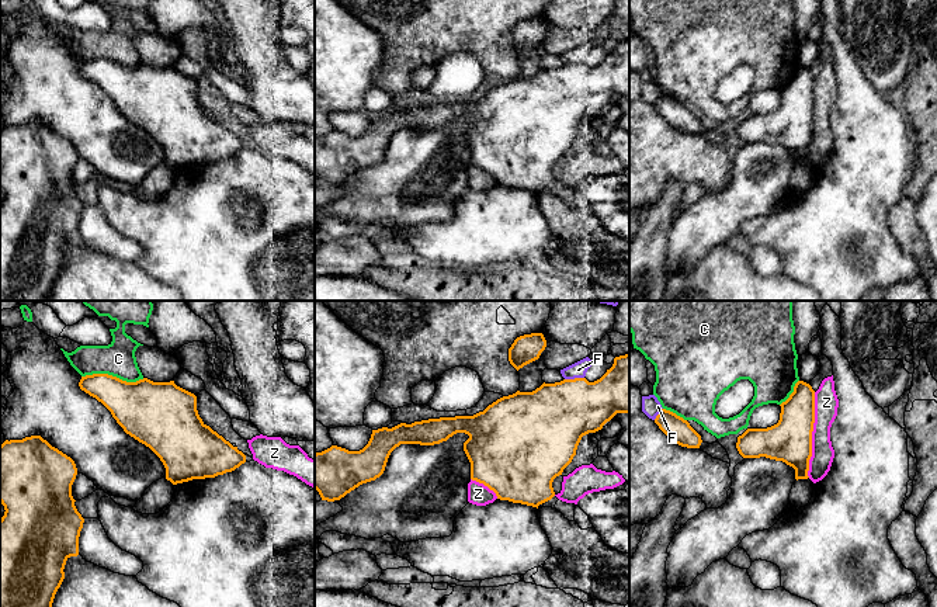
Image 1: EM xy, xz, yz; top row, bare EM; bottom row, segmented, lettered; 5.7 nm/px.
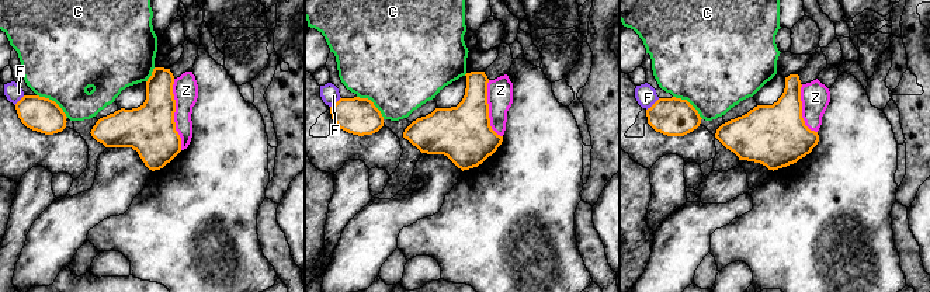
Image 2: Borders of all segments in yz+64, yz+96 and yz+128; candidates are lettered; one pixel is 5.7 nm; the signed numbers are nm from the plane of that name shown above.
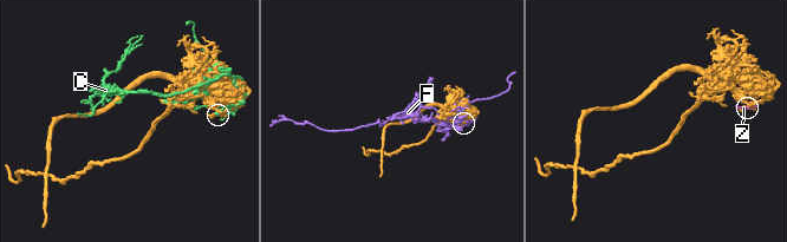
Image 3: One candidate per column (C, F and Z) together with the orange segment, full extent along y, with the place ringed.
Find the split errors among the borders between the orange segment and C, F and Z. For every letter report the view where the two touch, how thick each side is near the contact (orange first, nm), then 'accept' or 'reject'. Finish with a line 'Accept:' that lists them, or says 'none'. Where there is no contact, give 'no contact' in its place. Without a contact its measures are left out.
C: meets orange in xy; 320 nm thick on the orange side, 190 nm on the other; reject
F: meets orange in xz; 380 nm thick on the orange side, 90 nm on the other; reject
Z: meets orange in yz; 240 nm thick on the orange side, 140 nm on the other; reject
Accept: none

